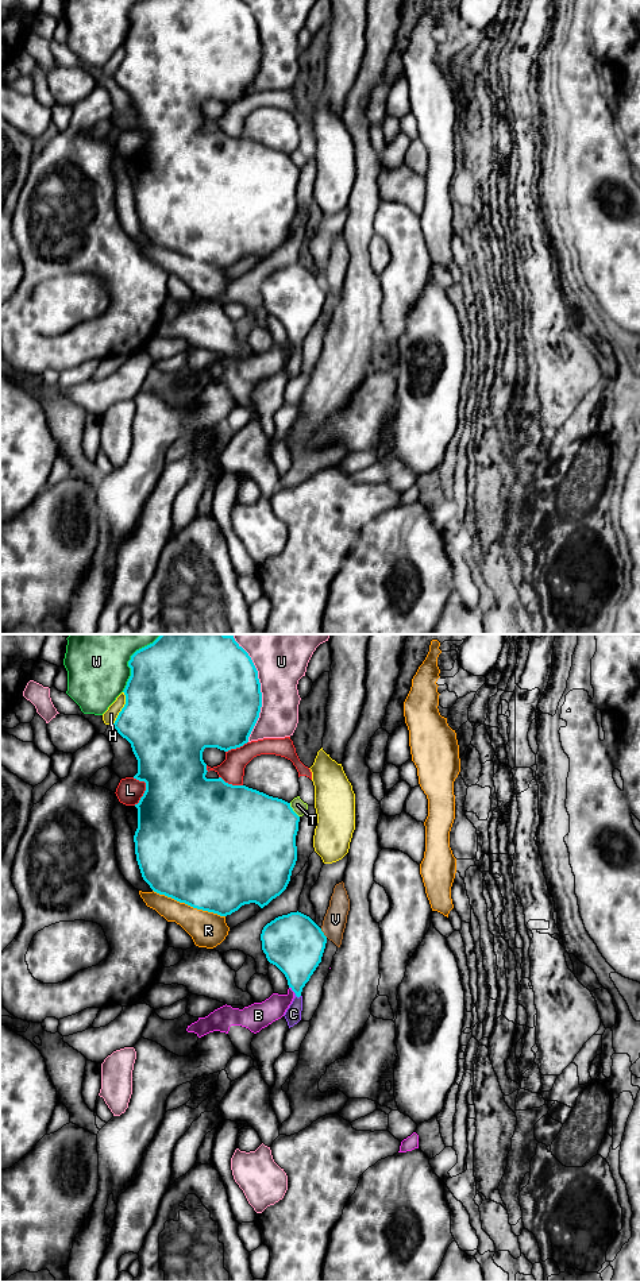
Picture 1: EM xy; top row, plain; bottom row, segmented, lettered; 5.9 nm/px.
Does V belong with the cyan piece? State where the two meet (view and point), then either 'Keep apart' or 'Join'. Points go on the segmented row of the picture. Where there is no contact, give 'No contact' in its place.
Touches cyan at xy (323, 933). Keep apart

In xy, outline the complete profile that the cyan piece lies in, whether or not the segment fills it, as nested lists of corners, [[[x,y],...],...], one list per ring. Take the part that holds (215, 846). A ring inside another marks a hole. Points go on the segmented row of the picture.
[[[161,634],[153,644],[136,650],[128,661],[131,676],[124,688],[126,704],[119,713],[113,727],[126,738],[138,760],[138,773],[134,779],[146,783],[146,791],[138,808],[138,829],[134,835],[136,861],[143,880],[150,888],[180,903],[193,908],[217,914],[220,916],[231,915],[242,905],[255,903],[261,908],[279,896],[288,887],[292,870],[297,861],[296,835],[298,831],[300,816],[293,811],[290,803],[269,796],[246,785],[232,785],[221,777],[207,779],[207,764],[203,760],[205,748],[217,748],[228,752],[248,742],[248,737],[259,718],[262,707],[261,683],[258,671],[248,653],[235,641],[234,636],[225,634]]]

